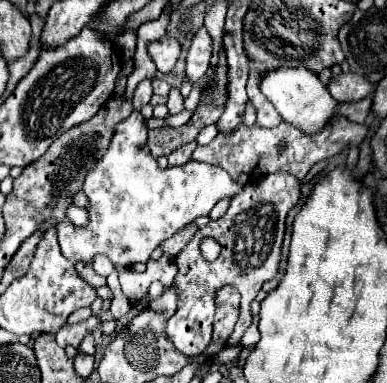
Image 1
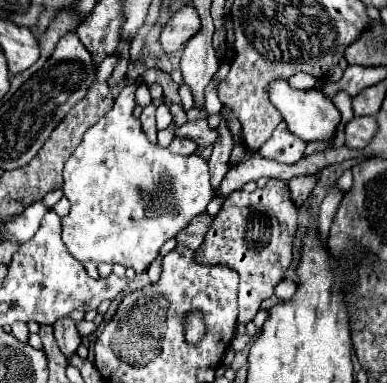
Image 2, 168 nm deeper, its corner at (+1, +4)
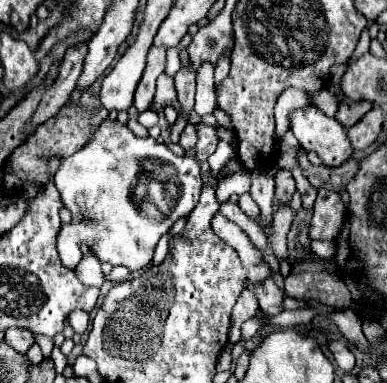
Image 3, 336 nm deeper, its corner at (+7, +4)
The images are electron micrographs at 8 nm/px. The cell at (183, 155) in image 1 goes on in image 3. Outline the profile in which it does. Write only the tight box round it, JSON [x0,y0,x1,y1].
[180,124,198,152]

